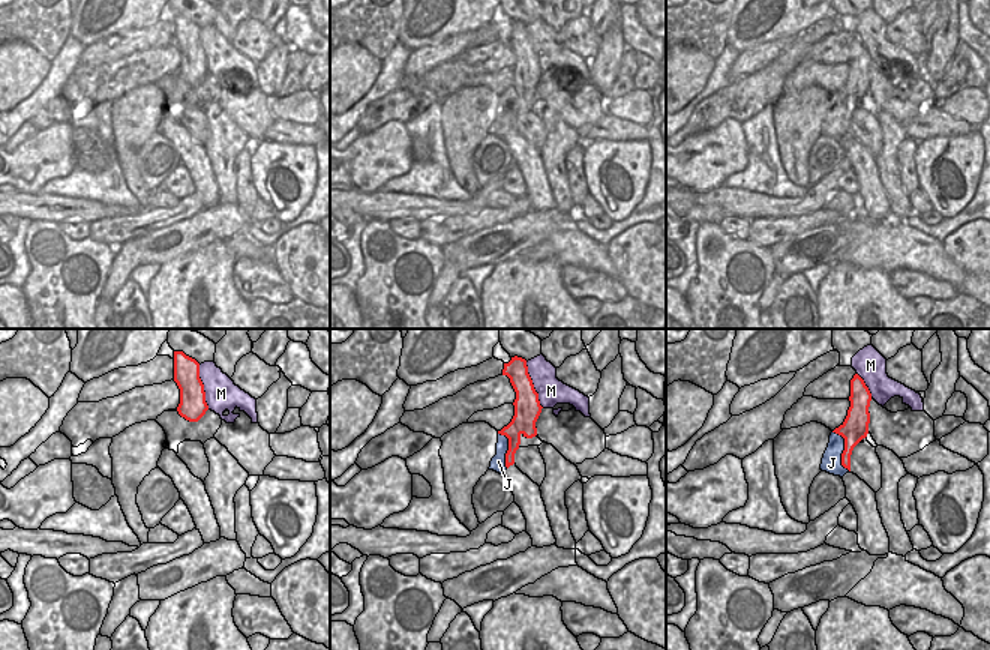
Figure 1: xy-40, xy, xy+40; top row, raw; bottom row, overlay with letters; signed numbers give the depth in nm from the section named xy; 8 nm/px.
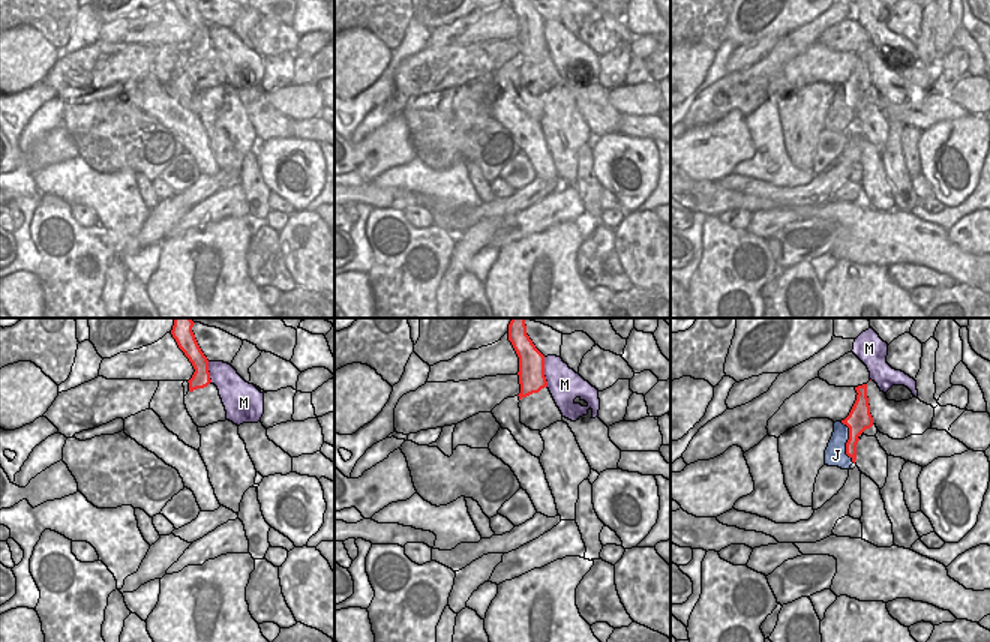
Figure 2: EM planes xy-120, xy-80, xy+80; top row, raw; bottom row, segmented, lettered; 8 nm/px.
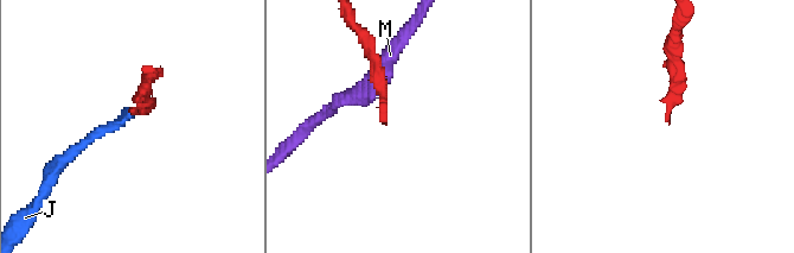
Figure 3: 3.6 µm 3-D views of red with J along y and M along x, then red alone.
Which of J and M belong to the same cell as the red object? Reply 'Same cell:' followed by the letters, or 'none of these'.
Same cell: none of these

